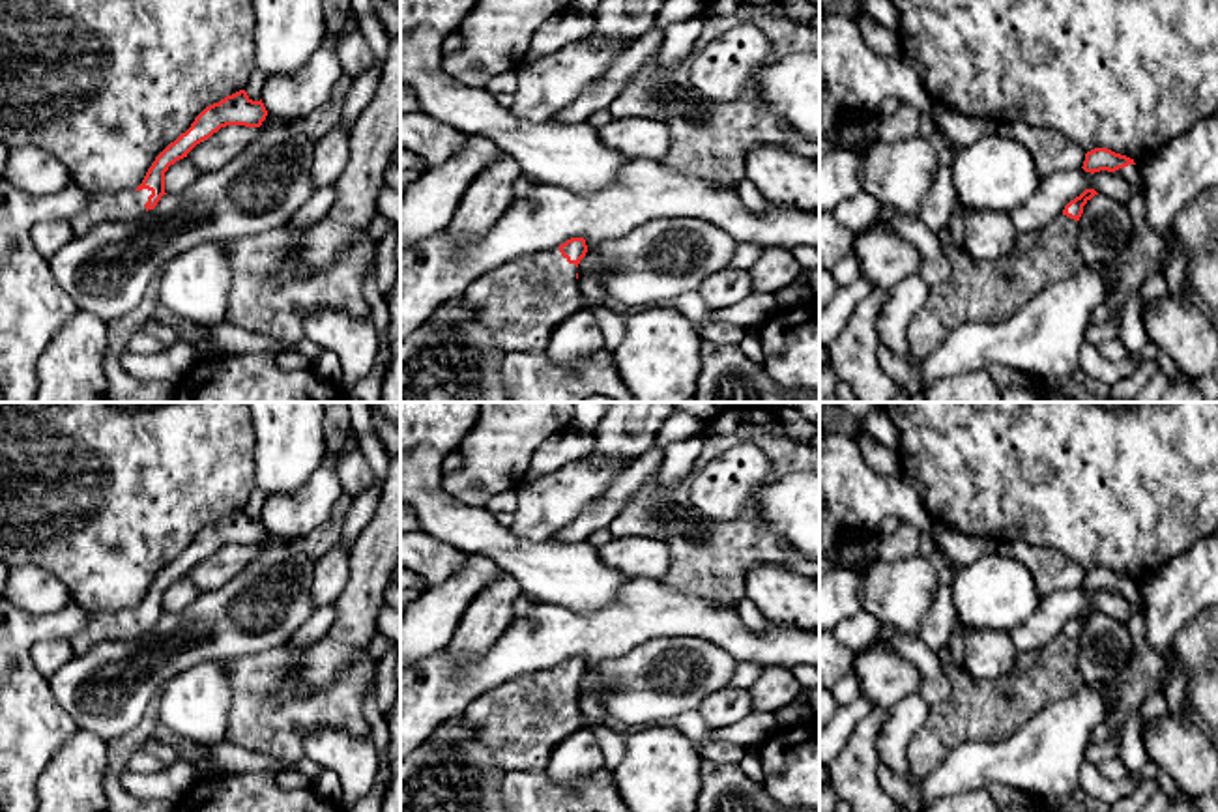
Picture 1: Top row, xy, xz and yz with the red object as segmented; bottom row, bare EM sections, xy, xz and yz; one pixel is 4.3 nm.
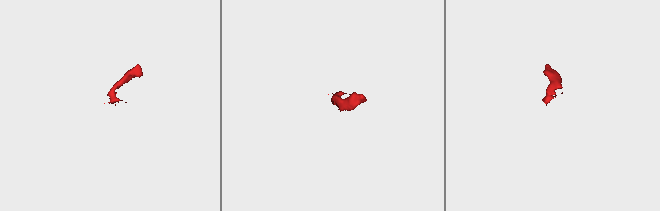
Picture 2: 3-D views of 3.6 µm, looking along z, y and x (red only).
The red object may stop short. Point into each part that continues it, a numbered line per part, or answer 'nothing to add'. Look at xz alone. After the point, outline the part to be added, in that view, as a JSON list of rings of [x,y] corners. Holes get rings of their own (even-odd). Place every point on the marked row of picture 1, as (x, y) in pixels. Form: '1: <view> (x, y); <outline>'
1: xz (521, 302); [[[550,251],[481,273],[464,296],[503,355],[544,352],[552,327],[584,309],[576,266]]]

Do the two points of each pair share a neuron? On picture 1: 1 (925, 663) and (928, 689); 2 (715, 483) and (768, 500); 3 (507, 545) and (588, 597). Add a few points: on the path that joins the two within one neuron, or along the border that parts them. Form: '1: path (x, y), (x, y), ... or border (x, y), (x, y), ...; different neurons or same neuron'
1: path (928, 668), (928, 683); same neuron
2: border (779, 476), (764, 485), (751, 504); different neurons
3: path (528, 562), (567, 577); same neuron

